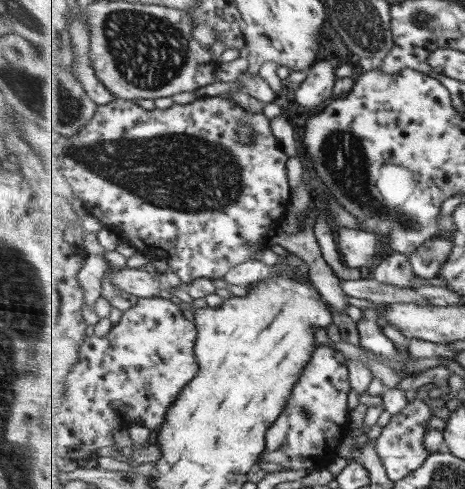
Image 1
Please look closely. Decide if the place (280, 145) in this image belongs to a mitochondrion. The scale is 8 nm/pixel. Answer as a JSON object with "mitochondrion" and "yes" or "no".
{"mitochondrion":"no"}

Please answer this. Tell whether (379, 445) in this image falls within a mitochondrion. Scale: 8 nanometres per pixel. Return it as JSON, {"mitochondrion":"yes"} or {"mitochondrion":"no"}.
{"mitochondrion":"no"}

